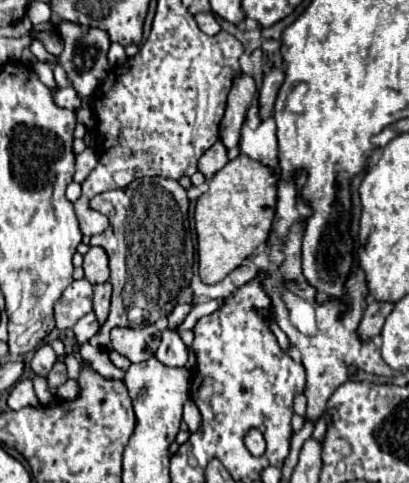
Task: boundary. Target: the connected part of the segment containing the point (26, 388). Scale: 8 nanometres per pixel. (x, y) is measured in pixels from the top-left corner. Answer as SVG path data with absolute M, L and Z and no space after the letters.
M31 380L17 382L11 392L11 410L21 410L25 406L37 406L37 404L39 404L39 400L35 396L33 382Z

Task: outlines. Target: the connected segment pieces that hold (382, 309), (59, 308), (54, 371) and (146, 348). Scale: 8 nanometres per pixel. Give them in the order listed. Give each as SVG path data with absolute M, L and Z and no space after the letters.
M371 300L367 310L365 310L365 316L363 316L363 322L359 326L359 334L361 338L373 338L375 334L381 332L387 316L391 314L393 310L393 304L391 302L381 302L381 300Z
M81 278L73 280L55 304L55 322L59 330L75 326L79 318L93 310L93 286Z
M59 360L59 362L55 362L55 366L51 368L51 372L47 376L47 386L51 392L55 392L65 382L67 382L67 370L65 370L65 364Z
M153 324L141 328L113 328L111 346L131 362L143 362L155 356L155 350L159 348L159 334L161 332Z

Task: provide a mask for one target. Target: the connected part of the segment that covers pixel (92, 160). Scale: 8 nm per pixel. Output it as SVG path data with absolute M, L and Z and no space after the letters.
M85 148L81 154L77 154L75 182L83 182L97 164L99 164L99 152L95 148Z

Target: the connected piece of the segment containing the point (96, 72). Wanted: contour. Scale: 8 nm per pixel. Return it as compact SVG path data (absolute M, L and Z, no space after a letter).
M51 22L51 26L59 32L59 36L63 38L65 46L63 46L63 52L61 52L61 66L67 70L69 74L69 80L73 84L73 88L77 90L79 96L91 96L99 90L103 78L107 76L107 70L109 70L109 62L107 62L107 52L109 52L109 46L111 46L111 40L109 40L109 34L101 28L89 28L89 26L79 26L79 24L73 24L73 22L59 22L57 26Z

